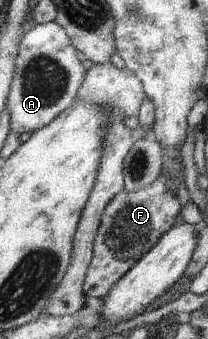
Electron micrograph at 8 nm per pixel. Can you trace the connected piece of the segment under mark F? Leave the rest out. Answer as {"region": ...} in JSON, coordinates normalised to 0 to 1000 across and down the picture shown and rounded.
{"region":[[[784,504],[716,552],[635,569],[591,560],[514,605],[452,708],[452,758],[413,808],[404,853],[423,873],[481,882],[510,876],[538,844],[736,737],[788,690],[846,664],[870,596],[851,575],[837,578],[832,558],[808,546],[813,534]]]}

